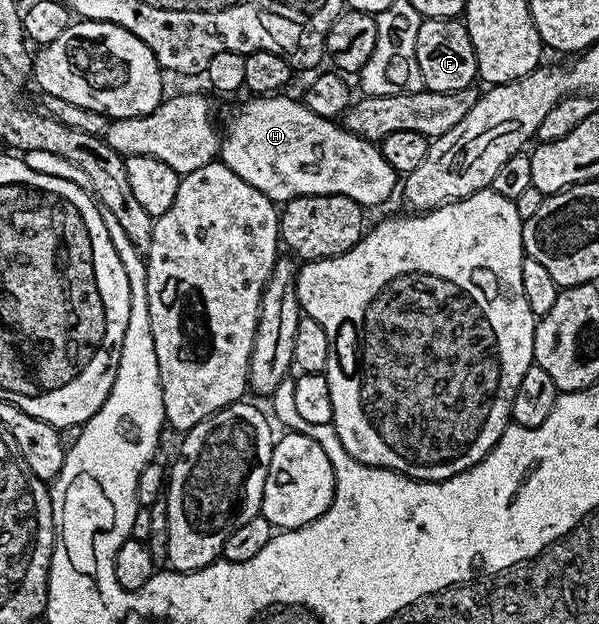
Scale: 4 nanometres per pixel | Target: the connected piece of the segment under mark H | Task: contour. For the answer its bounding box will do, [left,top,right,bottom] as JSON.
[218,94,398,210]

